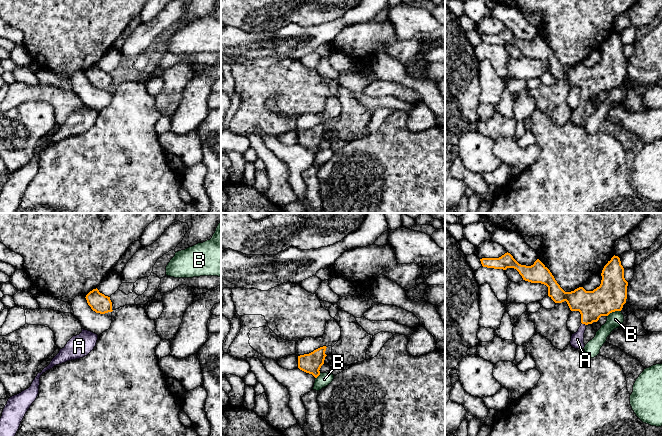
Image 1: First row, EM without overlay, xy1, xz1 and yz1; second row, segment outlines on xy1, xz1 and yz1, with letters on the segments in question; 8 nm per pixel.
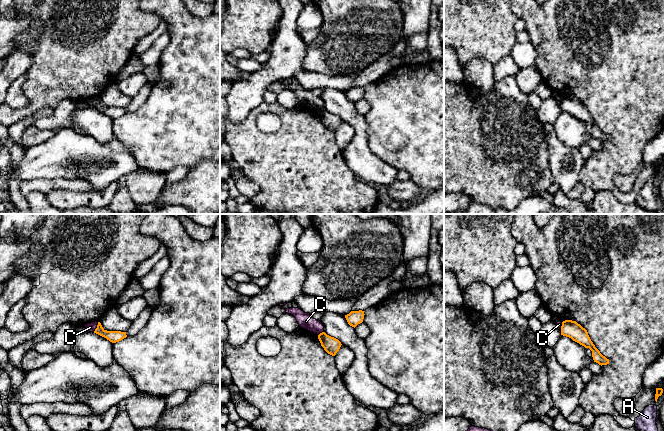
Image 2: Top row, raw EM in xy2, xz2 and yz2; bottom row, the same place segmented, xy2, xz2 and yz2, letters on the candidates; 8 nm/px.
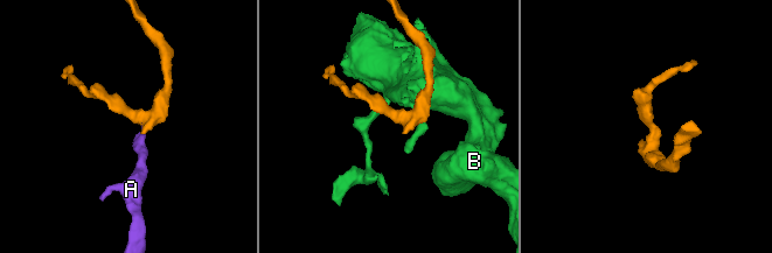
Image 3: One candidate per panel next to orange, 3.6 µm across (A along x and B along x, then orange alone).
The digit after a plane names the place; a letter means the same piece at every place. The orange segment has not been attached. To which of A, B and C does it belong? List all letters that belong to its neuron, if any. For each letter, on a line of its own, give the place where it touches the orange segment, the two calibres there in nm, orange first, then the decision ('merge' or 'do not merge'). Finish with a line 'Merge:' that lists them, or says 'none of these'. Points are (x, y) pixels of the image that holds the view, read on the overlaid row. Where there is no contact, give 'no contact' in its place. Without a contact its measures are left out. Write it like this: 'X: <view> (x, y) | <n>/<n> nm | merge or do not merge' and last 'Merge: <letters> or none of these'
A: yz1 (584, 323) | 240/110 nm | merge
B: yz1 (613, 311) | 240/130 nm | do not merge
C: xy2 (97, 327) | 100/80 nm | do not merge
Merge: A

